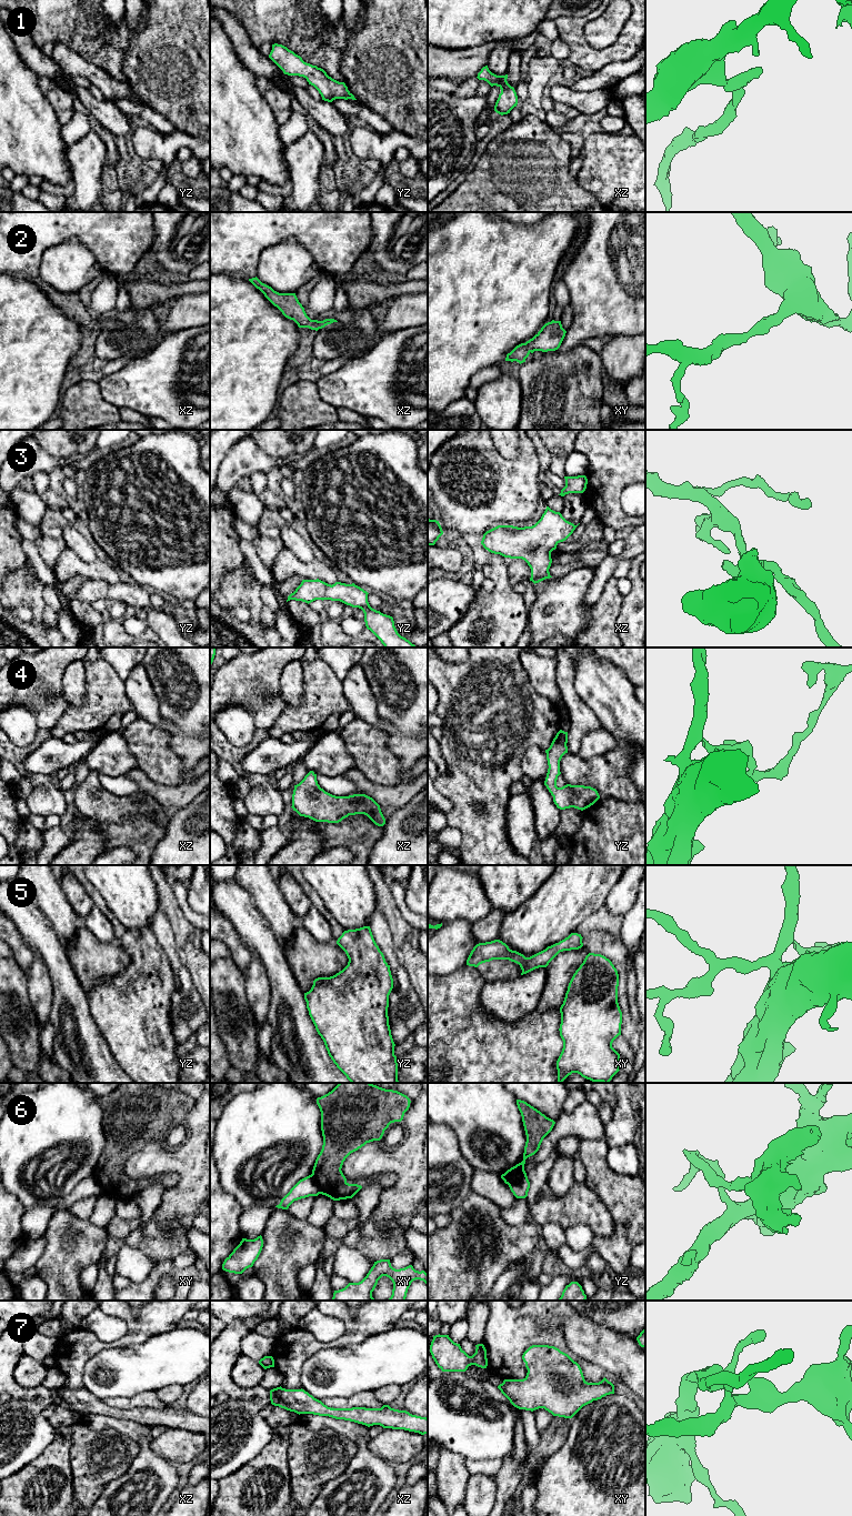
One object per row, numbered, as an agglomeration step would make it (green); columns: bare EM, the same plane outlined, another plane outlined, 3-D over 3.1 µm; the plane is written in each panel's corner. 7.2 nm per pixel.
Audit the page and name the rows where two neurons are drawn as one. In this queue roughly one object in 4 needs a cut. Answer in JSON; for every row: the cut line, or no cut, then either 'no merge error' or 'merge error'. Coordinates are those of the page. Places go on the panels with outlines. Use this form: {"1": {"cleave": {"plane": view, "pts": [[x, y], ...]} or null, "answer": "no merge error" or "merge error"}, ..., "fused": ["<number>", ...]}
{"1": {"cleave": null, "answer": "no merge error"}, "2": {"cleave": null, "answer": "no merge error"}, "3": {"cleave": null, "answer": "no merge error"}, "4": {"cleave": null, "answer": "no merge error"}, "5": {"cleave": null, "answer": "no merge error"}, "6": {"cleave": {"plane": "xy", "pts": [[311, 1174], [320, 1193]]}, "answer": "merge error"}, "7": {"cleave": null, "answer": "no merge error"}, "fused": ["6"]}

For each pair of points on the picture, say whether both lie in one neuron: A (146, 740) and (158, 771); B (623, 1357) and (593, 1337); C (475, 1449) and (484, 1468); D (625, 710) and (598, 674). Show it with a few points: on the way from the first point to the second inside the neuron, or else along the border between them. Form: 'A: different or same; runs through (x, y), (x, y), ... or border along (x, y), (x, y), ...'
A: same; runs through (150, 748), (158, 763)
B: same; runs through (615, 1352), (601, 1339)
C: different; border along (465, 1458), (500, 1459)
D: same; runs through (617, 701), (599, 683)

